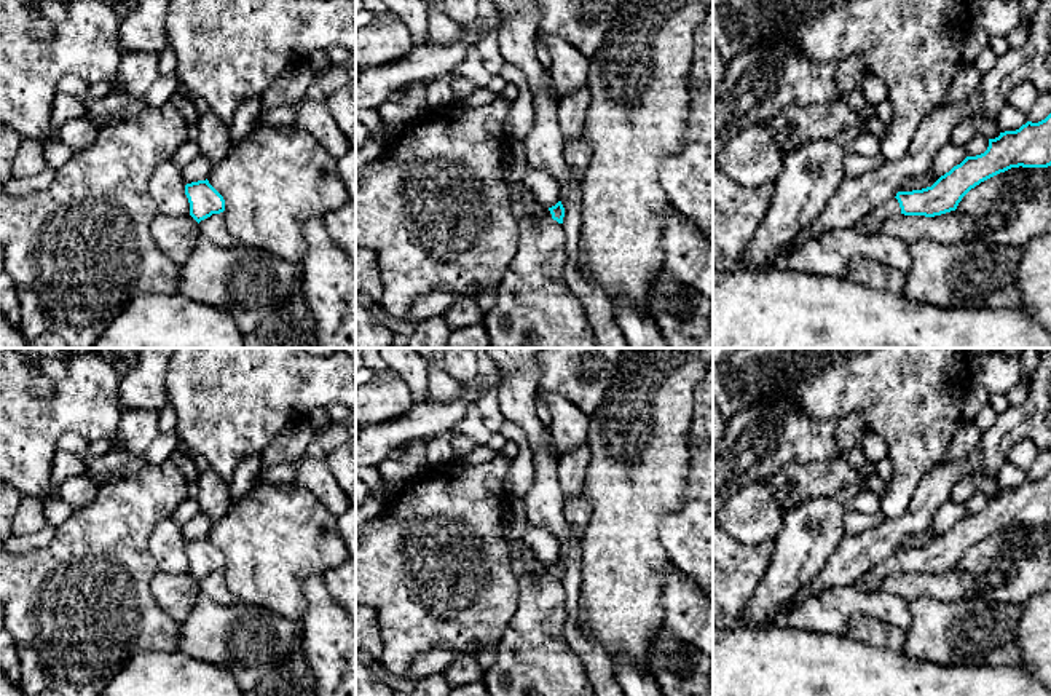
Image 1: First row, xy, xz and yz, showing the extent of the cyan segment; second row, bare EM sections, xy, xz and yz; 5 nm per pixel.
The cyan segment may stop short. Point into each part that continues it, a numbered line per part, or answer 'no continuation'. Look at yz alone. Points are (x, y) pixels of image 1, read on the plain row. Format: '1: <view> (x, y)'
1: yz (869, 583)

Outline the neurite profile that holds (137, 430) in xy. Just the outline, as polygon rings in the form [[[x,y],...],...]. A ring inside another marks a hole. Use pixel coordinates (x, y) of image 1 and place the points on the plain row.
[[[148,409],[123,410],[116,433],[121,449],[144,455],[148,445],[159,434],[158,418],[159,413]]]

